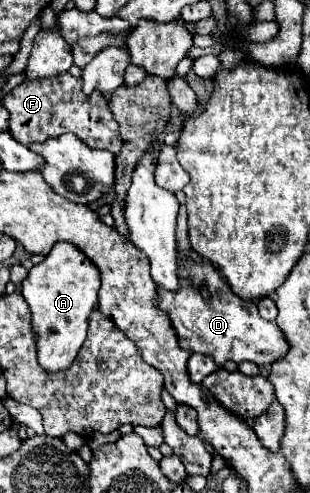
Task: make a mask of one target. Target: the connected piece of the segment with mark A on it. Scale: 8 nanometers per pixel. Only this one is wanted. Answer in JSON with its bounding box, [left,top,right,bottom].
[21,241,101,371]

